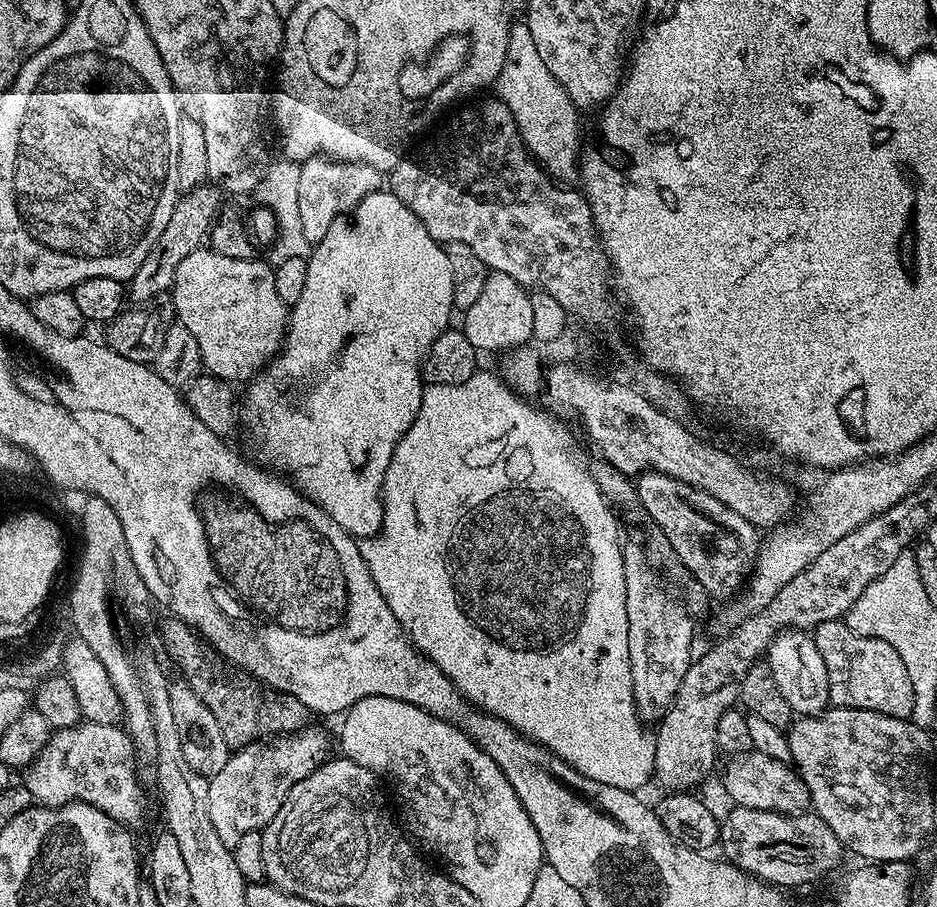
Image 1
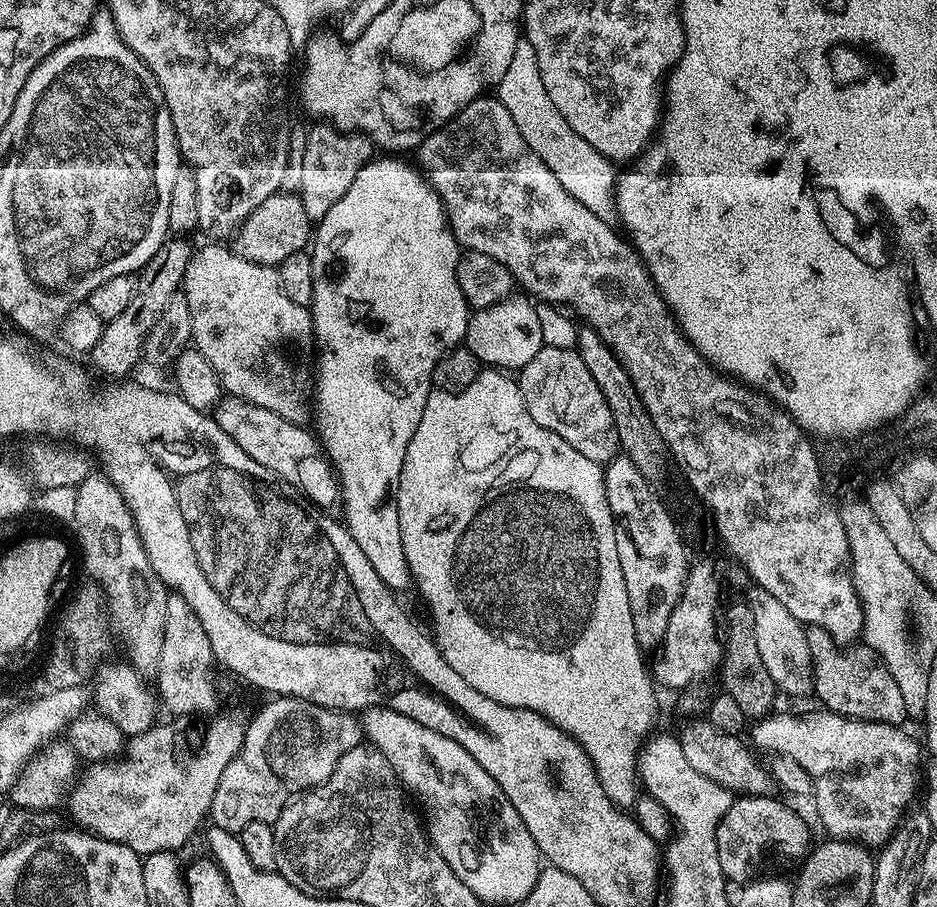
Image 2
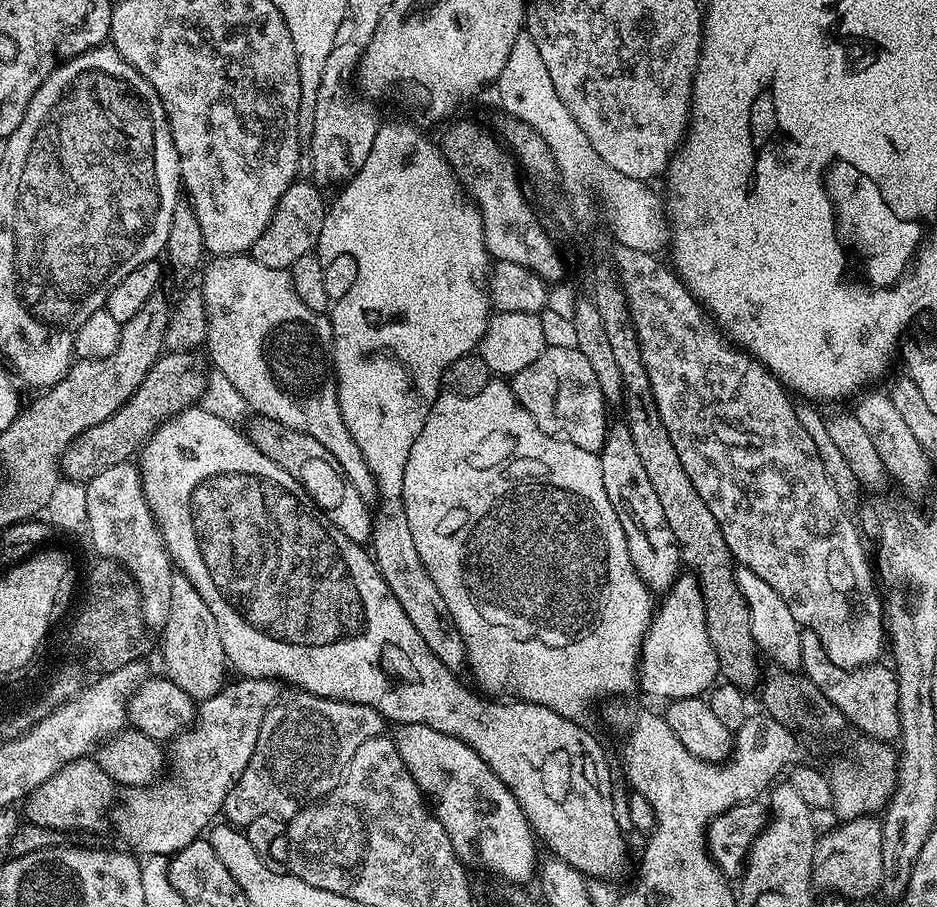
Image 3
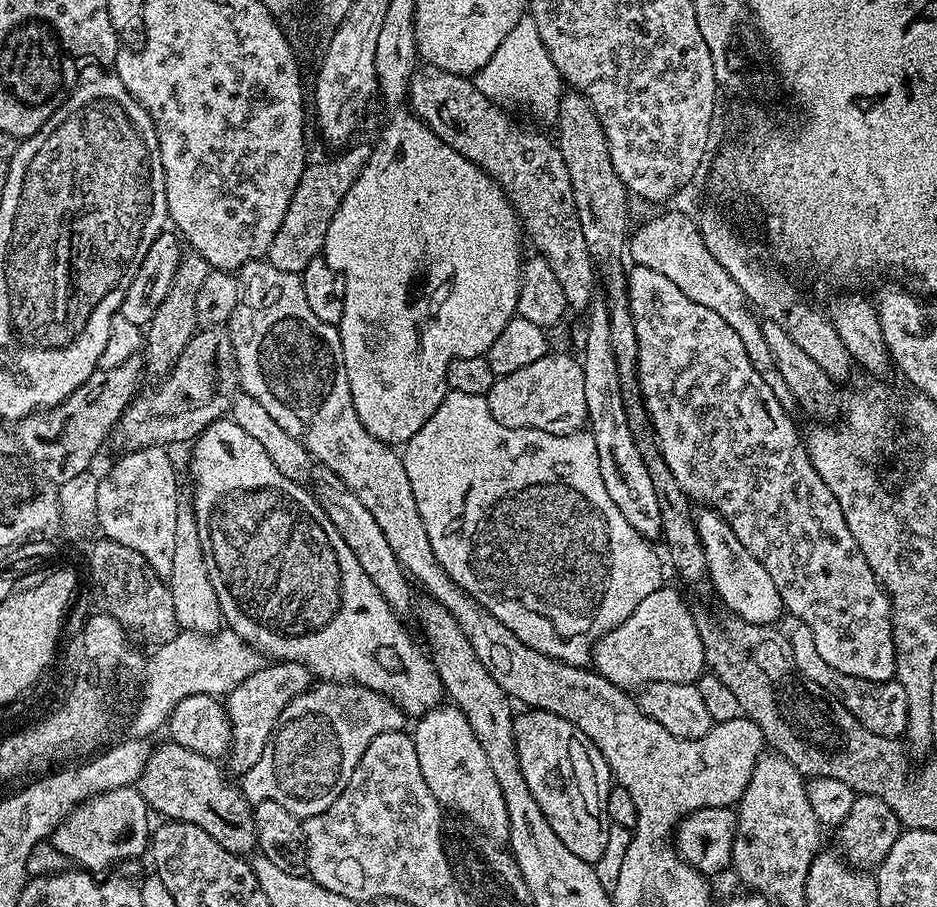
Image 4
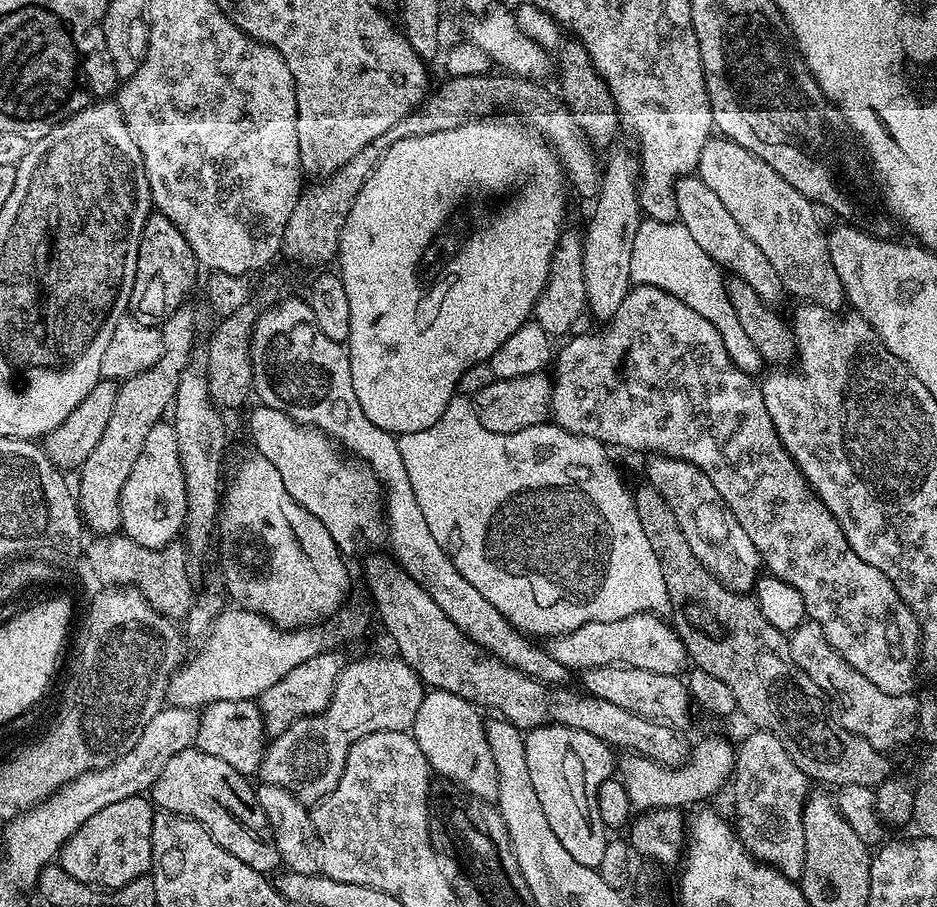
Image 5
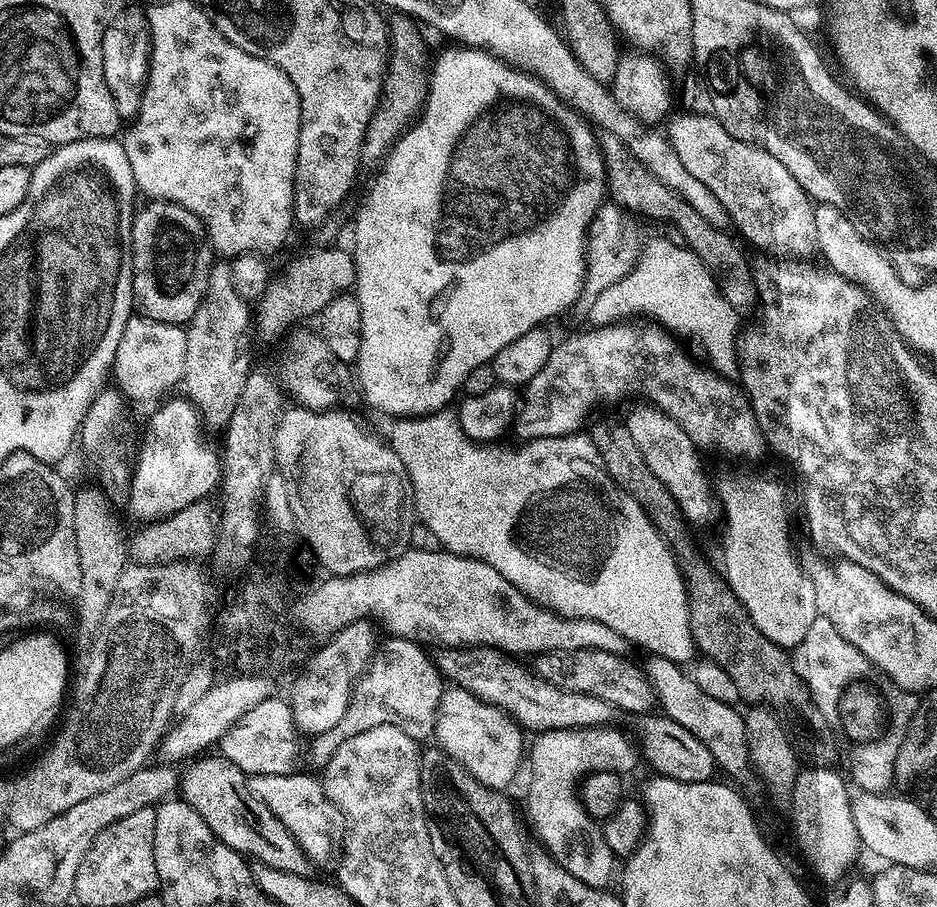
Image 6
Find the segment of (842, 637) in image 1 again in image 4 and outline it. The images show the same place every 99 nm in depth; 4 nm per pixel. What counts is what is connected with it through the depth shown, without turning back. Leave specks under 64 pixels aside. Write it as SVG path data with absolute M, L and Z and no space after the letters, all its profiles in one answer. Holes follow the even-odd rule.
M797 623L795 627L790 632L788 641L790 650L794 650L797 670L810 682L818 682L818 686L826 689L829 696L842 702L842 706L846 706L846 710L850 710L850 714L854 714L854 718L858 718L858 722L862 722L866 730L876 736L903 737L906 730L906 693L902 691L900 683L895 678L886 682L870 682L854 678L850 674L842 674L834 670L834 666L826 666L826 662L822 662L822 654L818 654L814 646L814 634L810 634L810 626Z

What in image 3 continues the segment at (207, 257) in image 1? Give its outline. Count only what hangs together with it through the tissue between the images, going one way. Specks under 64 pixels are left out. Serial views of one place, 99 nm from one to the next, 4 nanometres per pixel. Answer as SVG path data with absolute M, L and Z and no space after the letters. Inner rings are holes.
M251 254L218 256L211 262L213 264L208 269L203 269L204 284L199 285L199 290L204 296L205 313L208 315L206 348L212 351L215 371L230 378L231 384L238 389L238 394L242 394L242 398L246 398L249 409L255 415L282 422L282 426L290 426L290 430L298 430L322 442L360 497L365 502L375 501L378 496L376 479L370 466L366 466L366 458L362 458L362 450L358 450L358 444L350 438L350 430L346 430L346 422L342 418L340 390L336 374L330 367L331 319L304 305L287 271L262 266Z

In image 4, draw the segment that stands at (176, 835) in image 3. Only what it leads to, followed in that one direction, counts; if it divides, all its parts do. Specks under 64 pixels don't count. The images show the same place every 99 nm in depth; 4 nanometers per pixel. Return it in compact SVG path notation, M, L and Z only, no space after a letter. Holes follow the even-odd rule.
M277 660L265 663L246 682L238 682L234 690L230 690L226 697L226 711L228 720L232 724L232 768L237 774L243 774L262 758L262 750L270 738L270 734L276 728L278 718L282 710L298 694L302 694L308 688L313 687L314 677L312 671L298 662L289 660Z

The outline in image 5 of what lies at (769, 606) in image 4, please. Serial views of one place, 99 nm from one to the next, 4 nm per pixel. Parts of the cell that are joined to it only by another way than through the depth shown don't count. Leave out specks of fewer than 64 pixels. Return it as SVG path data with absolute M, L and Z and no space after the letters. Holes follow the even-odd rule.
M653 455L648 464L647 483L666 498L666 506L674 510L674 518L678 518L678 526L686 537L694 556L709 574L716 576L724 587L748 594L756 587L762 575L760 552L750 542L746 530L742 530L742 522L722 502L722 494L714 490L710 478L698 466L685 460L675 460L673 456Z

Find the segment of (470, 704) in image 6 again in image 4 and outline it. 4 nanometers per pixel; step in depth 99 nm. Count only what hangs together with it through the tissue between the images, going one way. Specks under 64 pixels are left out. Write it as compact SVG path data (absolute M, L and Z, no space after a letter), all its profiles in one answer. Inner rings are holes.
M455 706L431 708L415 724L416 732L413 731L411 737L414 750L418 750L418 766L422 766L422 778L426 778L430 794L434 794L436 801L447 811L449 808L457 812L477 832L497 842L507 841L510 818L506 814L502 789L498 786L498 778L494 778L490 770L490 762L486 762L482 742L474 738L474 730L460 709Z

